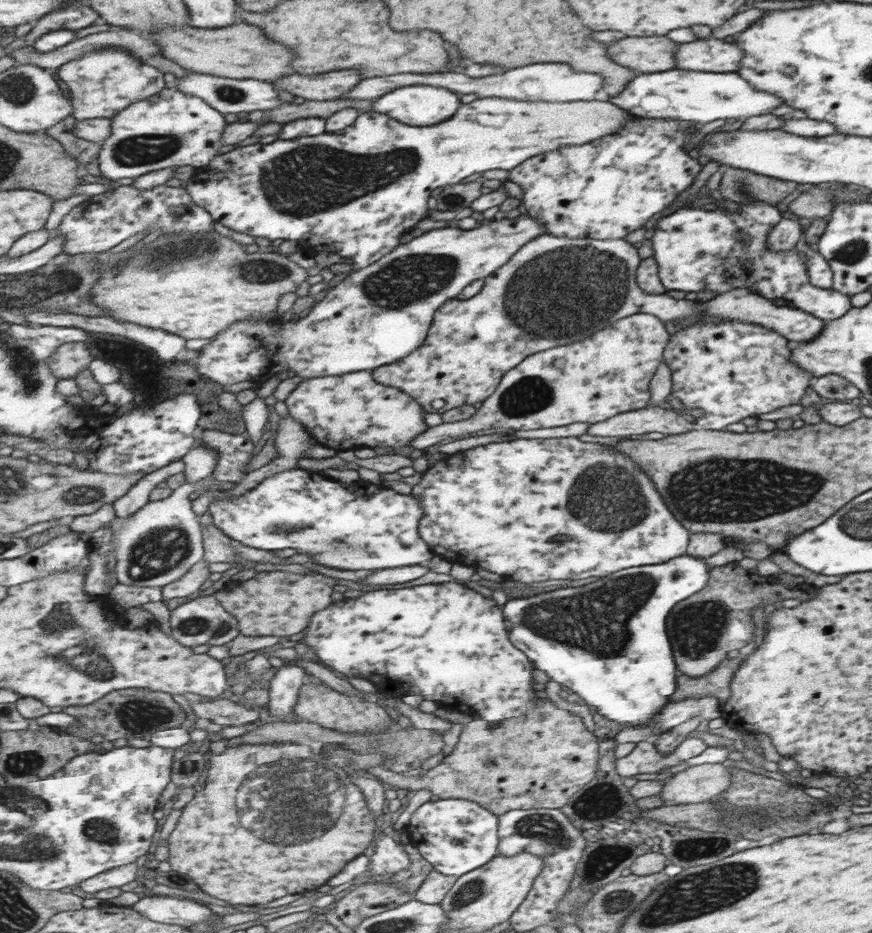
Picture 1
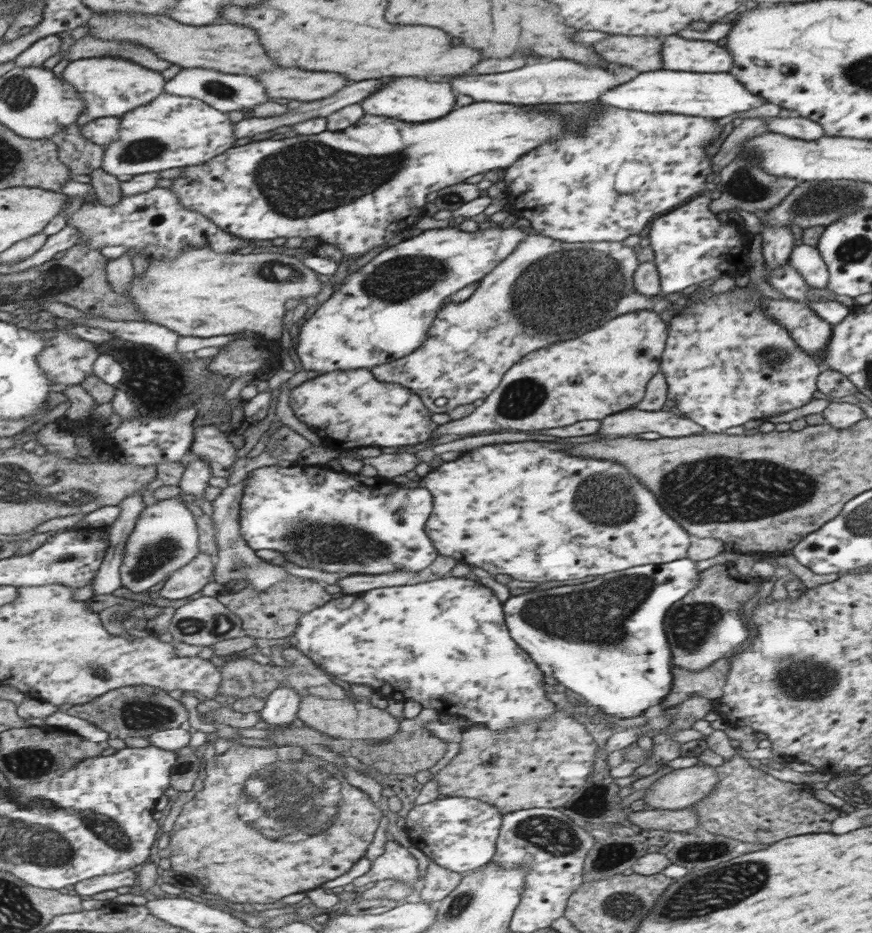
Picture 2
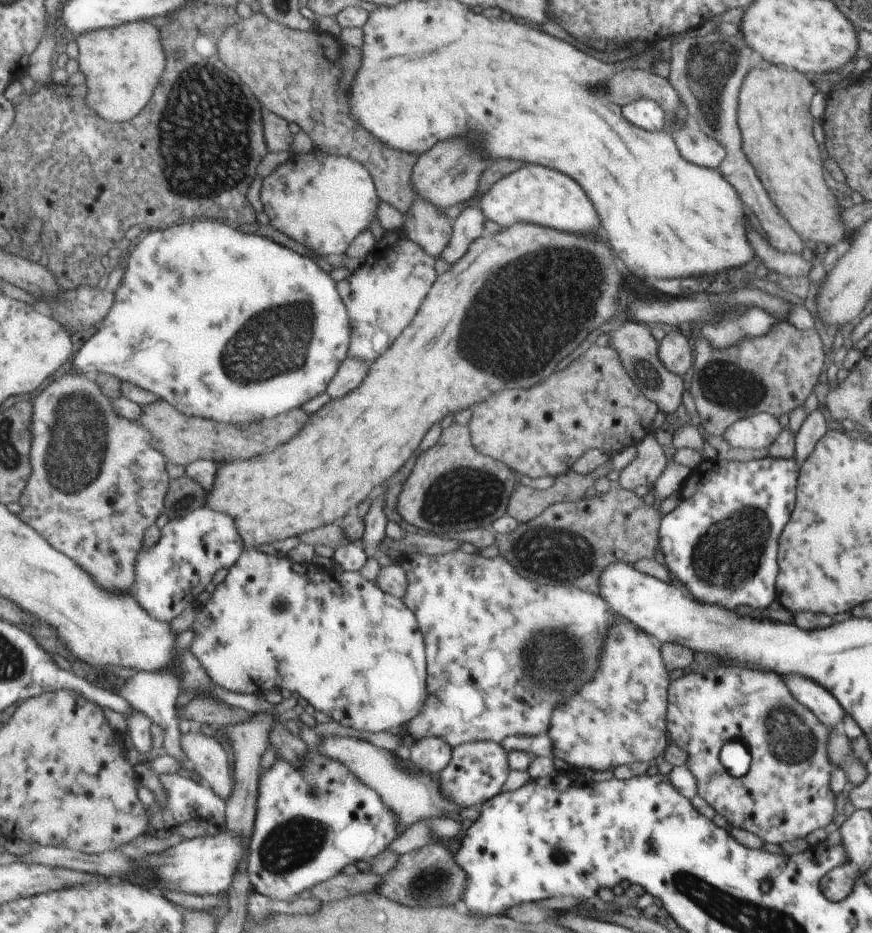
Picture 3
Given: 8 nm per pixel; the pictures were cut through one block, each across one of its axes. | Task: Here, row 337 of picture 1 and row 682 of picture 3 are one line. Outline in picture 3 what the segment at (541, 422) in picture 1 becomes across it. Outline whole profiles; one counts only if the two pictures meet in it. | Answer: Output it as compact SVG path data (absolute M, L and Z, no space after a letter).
M615 612L605 642L607 648L601 648L595 678L577 696L556 705L546 732L553 742L553 756L591 772L637 761L651 764L651 758L660 758L667 746L665 696L669 678L661 664L660 642L619 622Z

